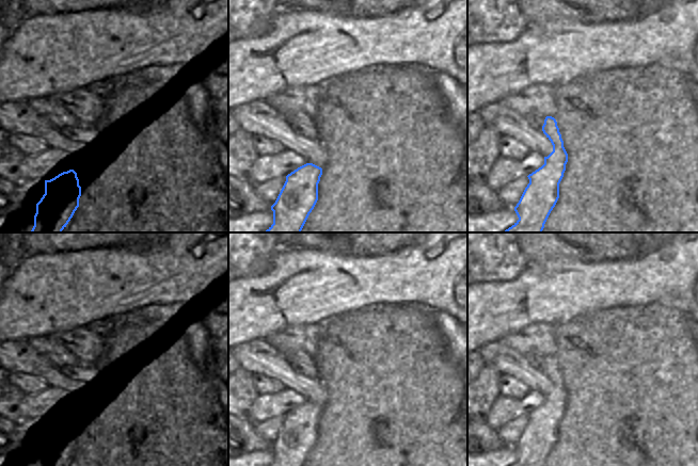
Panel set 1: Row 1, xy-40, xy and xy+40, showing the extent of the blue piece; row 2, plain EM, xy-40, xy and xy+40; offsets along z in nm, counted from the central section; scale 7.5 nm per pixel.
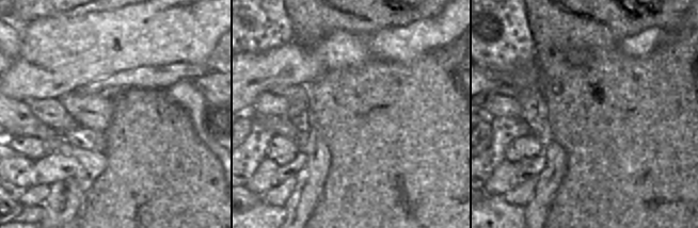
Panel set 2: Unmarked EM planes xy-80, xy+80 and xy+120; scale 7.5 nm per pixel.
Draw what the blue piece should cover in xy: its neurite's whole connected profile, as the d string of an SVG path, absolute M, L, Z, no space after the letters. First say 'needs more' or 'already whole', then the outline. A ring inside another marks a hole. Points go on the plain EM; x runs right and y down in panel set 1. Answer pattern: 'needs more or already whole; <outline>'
already whole; M306 402L286 415L286 420L271 445L271 466L303 466L318 439L322 407Z

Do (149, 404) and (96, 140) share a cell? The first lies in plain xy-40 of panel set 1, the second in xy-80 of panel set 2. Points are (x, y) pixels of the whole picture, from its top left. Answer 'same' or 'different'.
different

